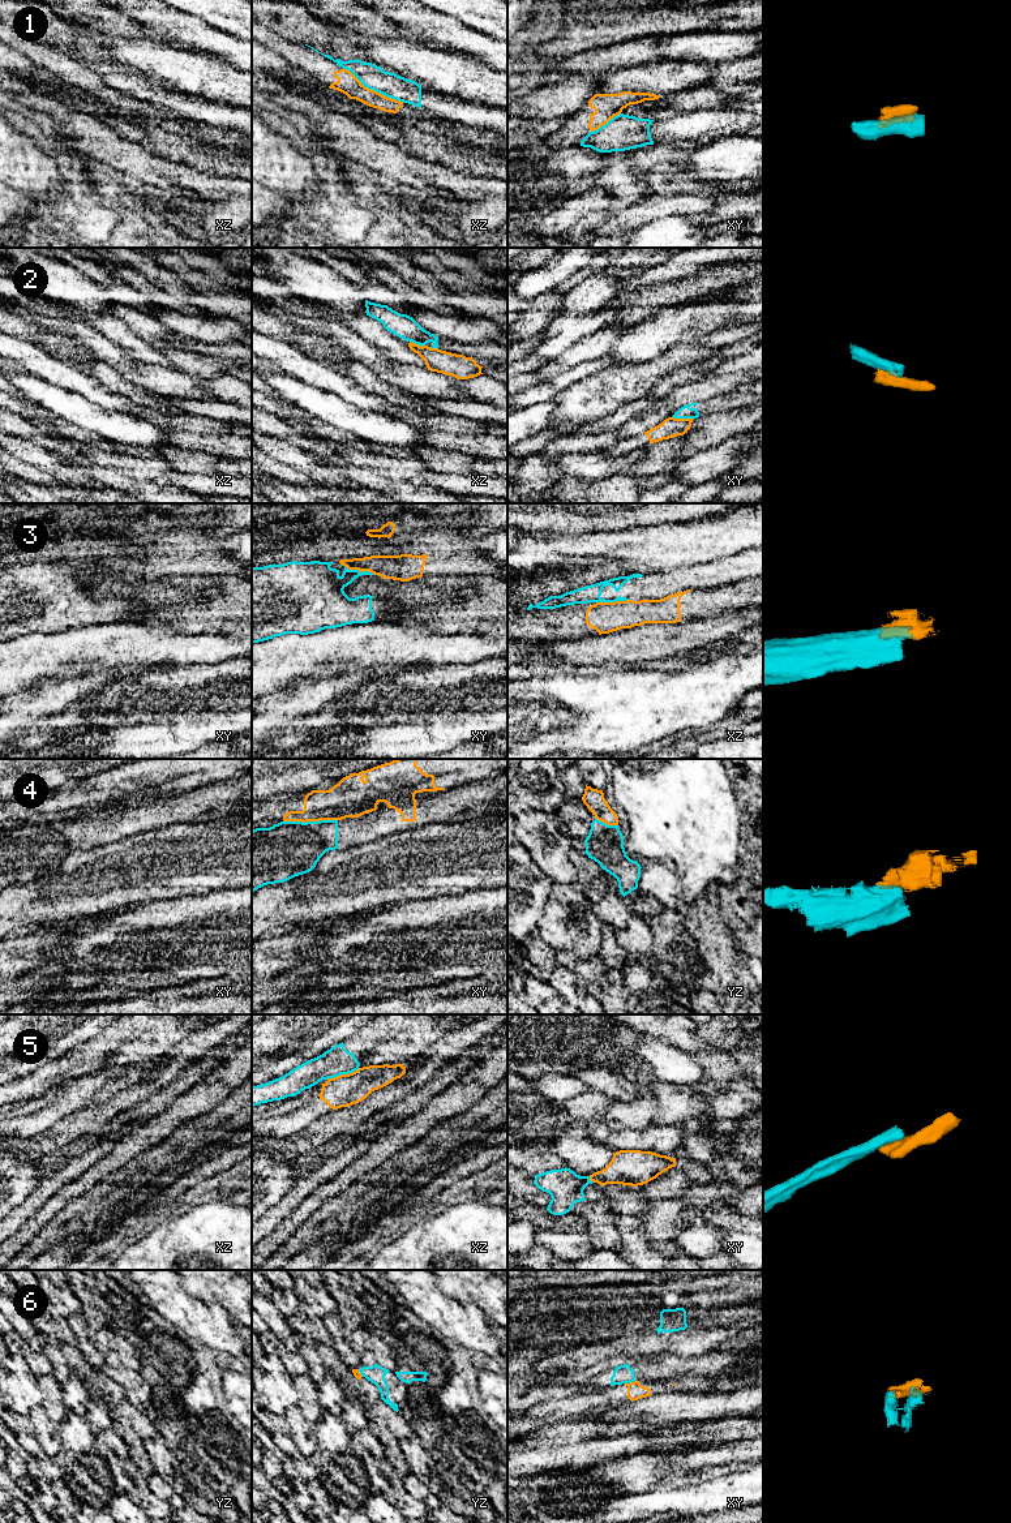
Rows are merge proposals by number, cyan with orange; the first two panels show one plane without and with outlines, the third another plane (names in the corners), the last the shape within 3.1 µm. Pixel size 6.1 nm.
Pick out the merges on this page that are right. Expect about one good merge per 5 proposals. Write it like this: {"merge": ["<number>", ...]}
{"merge": []}

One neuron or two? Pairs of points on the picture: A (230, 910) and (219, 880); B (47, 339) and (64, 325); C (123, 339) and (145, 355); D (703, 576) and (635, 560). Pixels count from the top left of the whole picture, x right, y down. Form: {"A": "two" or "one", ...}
{"A": "two", "B": "two", "C": "one", "D": "two"}

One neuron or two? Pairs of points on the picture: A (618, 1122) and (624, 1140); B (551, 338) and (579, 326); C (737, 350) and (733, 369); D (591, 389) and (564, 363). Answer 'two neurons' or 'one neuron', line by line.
A: two neurons
B: one neuron
C: two neurons
D: two neurons

